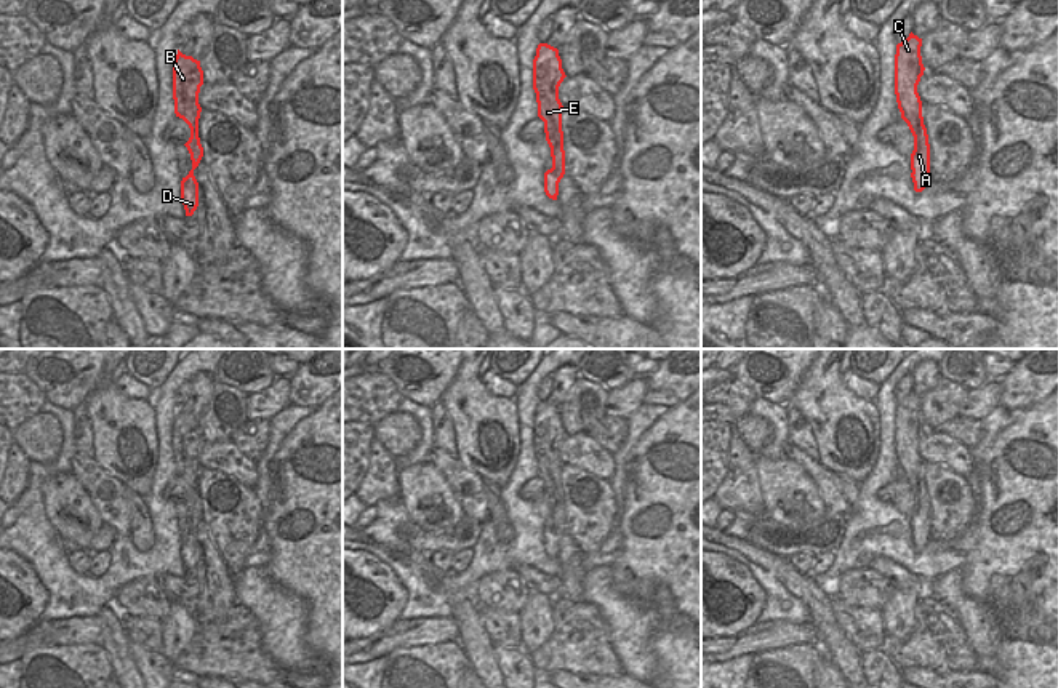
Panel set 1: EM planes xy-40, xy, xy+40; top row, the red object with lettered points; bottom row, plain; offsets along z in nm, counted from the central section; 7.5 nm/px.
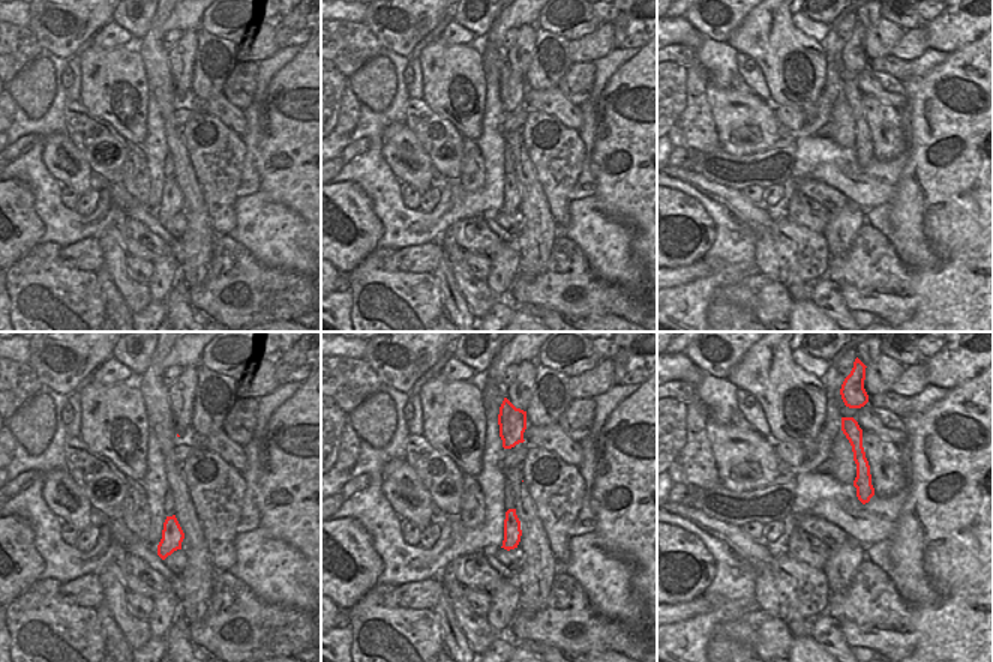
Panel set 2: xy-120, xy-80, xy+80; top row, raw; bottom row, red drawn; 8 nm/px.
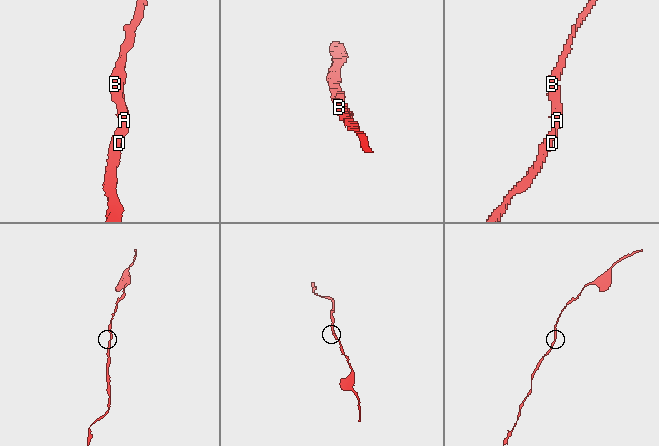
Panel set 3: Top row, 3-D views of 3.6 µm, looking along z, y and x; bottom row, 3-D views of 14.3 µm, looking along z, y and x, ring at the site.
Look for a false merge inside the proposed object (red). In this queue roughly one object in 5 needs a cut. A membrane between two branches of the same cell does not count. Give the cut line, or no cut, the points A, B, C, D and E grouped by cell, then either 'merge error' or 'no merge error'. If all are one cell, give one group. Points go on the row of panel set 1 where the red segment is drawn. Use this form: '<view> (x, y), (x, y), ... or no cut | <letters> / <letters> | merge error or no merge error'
no cut | A B C D E | no merge error

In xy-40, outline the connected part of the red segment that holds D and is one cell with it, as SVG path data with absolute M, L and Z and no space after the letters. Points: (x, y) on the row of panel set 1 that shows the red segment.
M178 50L173 61L174 114L190 128L190 138L184 146L187 147L192 160L192 170L181 181L181 202L184 205L186 216L192 216L198 206L198 182L194 176L194 170L203 157L203 147L198 138L198 118L202 112L198 93L202 85L203 70L200 67L200 61L192 56L186 56Z

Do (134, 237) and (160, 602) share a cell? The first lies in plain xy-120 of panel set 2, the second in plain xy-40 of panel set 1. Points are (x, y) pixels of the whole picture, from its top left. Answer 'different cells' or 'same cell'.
same cell

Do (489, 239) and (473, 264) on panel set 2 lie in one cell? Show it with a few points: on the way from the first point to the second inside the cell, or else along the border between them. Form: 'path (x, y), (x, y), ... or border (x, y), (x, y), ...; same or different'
border (464, 249), (489, 257); different

